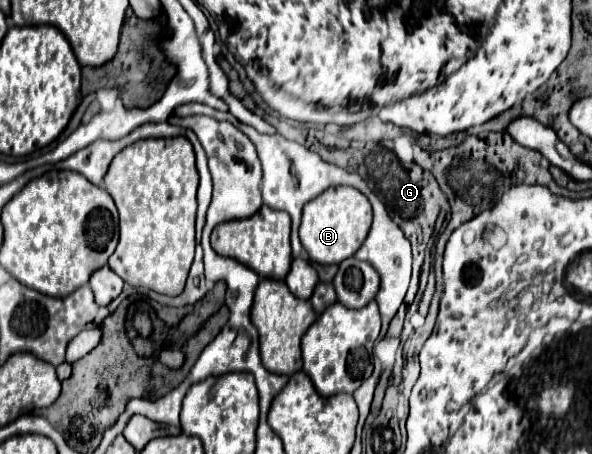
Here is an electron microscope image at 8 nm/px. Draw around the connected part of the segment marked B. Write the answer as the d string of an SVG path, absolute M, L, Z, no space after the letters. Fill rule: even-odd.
M351 186L327 188L323 194L303 206L303 220L299 228L301 244L313 262L339 264L359 250L371 228L371 220L373 212L365 194Z

